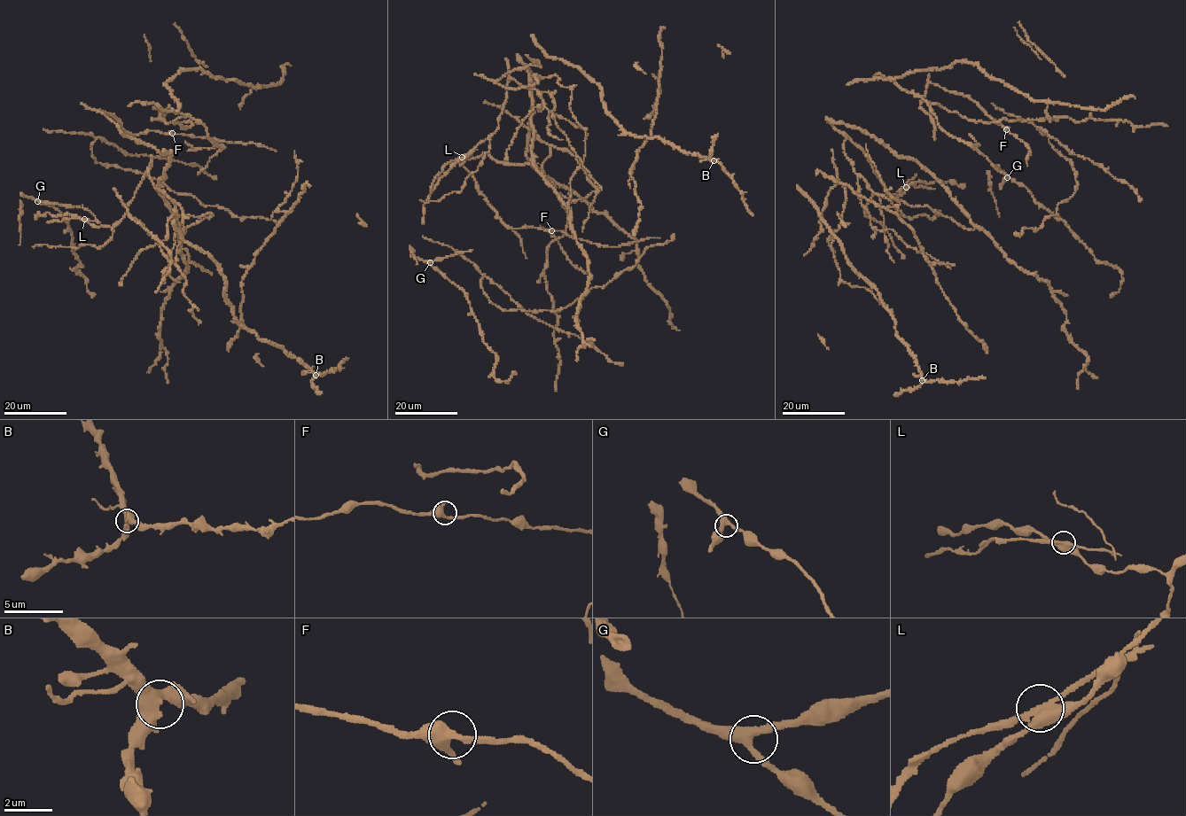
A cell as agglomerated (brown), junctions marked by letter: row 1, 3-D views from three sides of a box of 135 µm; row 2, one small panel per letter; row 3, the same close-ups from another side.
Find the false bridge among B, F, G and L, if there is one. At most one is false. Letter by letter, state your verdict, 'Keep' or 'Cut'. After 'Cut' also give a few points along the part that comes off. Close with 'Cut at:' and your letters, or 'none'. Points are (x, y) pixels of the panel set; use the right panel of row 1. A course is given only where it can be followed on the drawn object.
B: Keep
F: Keep
G: Keep
L: Cut. Course of the part to remove: (905, 187), (912, 183), (916, 187), (934, 188)
Cut at: L

